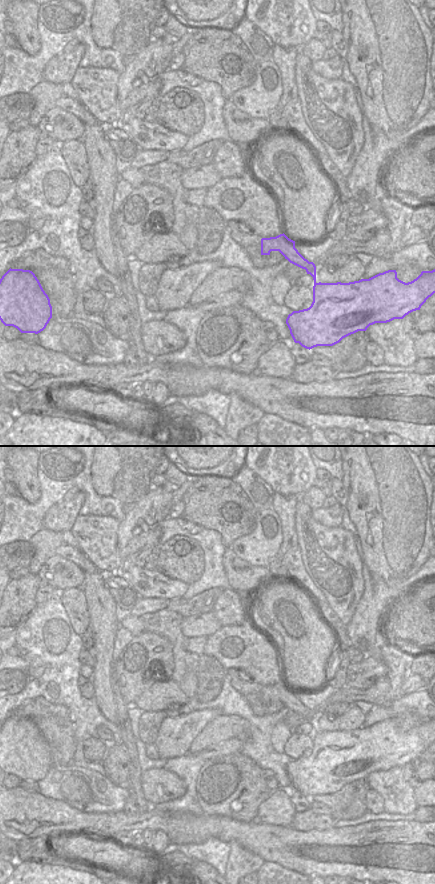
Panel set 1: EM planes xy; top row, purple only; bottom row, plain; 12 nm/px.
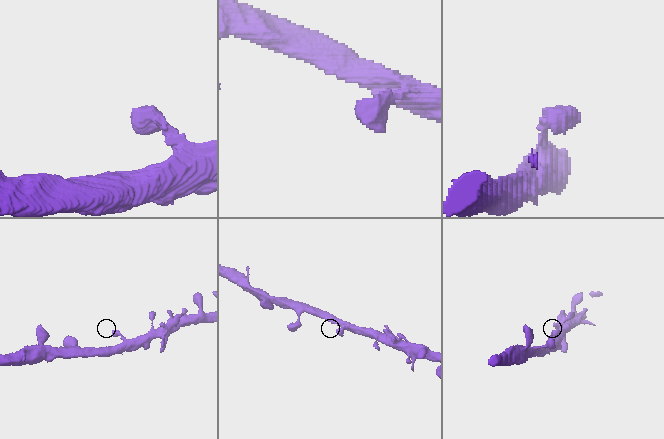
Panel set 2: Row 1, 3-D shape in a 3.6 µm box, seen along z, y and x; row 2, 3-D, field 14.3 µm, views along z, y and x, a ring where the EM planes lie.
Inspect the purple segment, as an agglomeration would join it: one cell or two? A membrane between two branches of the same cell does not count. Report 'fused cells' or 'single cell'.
single cell

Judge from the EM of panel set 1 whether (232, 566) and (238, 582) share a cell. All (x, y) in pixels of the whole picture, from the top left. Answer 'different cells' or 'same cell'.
same cell

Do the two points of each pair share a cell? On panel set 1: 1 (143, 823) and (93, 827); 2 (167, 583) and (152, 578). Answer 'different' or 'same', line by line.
1: same
2: same

